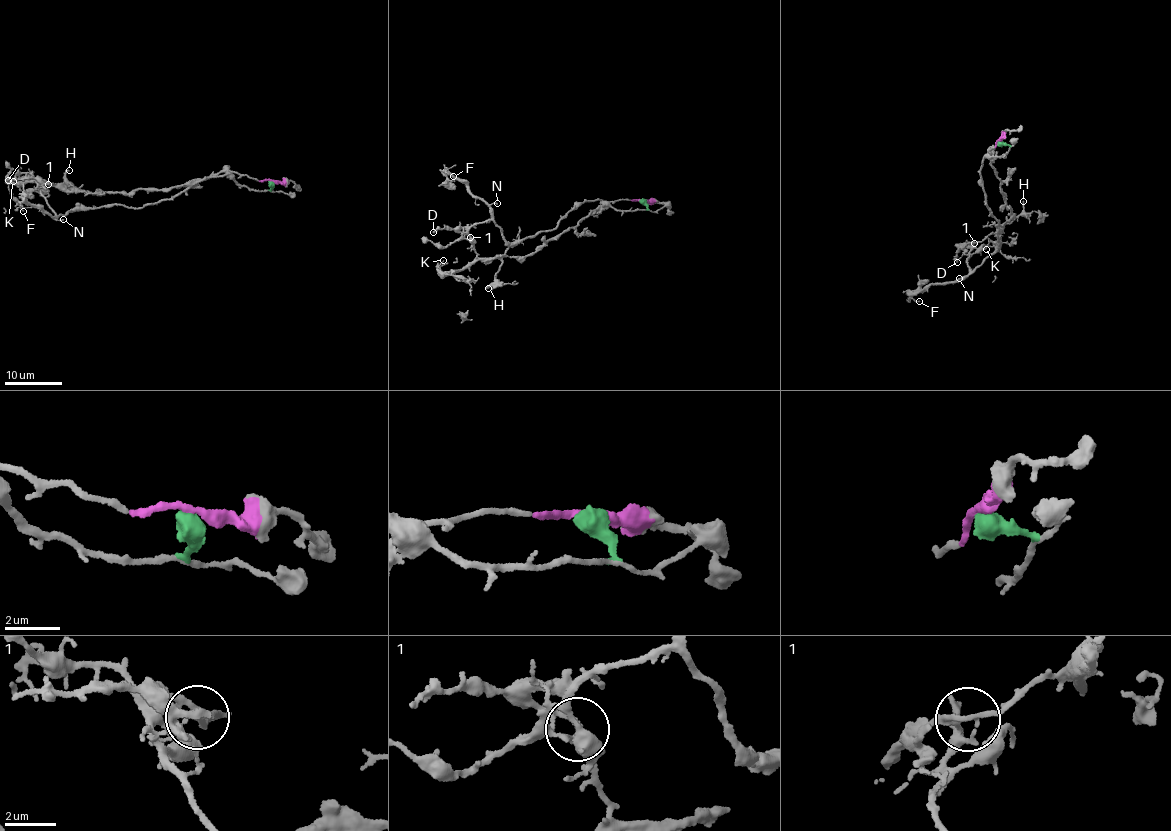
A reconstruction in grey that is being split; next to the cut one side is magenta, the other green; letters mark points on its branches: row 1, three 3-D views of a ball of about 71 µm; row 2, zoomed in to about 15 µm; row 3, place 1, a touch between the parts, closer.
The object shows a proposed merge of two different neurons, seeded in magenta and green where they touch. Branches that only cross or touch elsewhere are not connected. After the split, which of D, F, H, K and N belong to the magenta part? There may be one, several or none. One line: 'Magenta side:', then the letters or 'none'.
Magenta side: D, H, K

